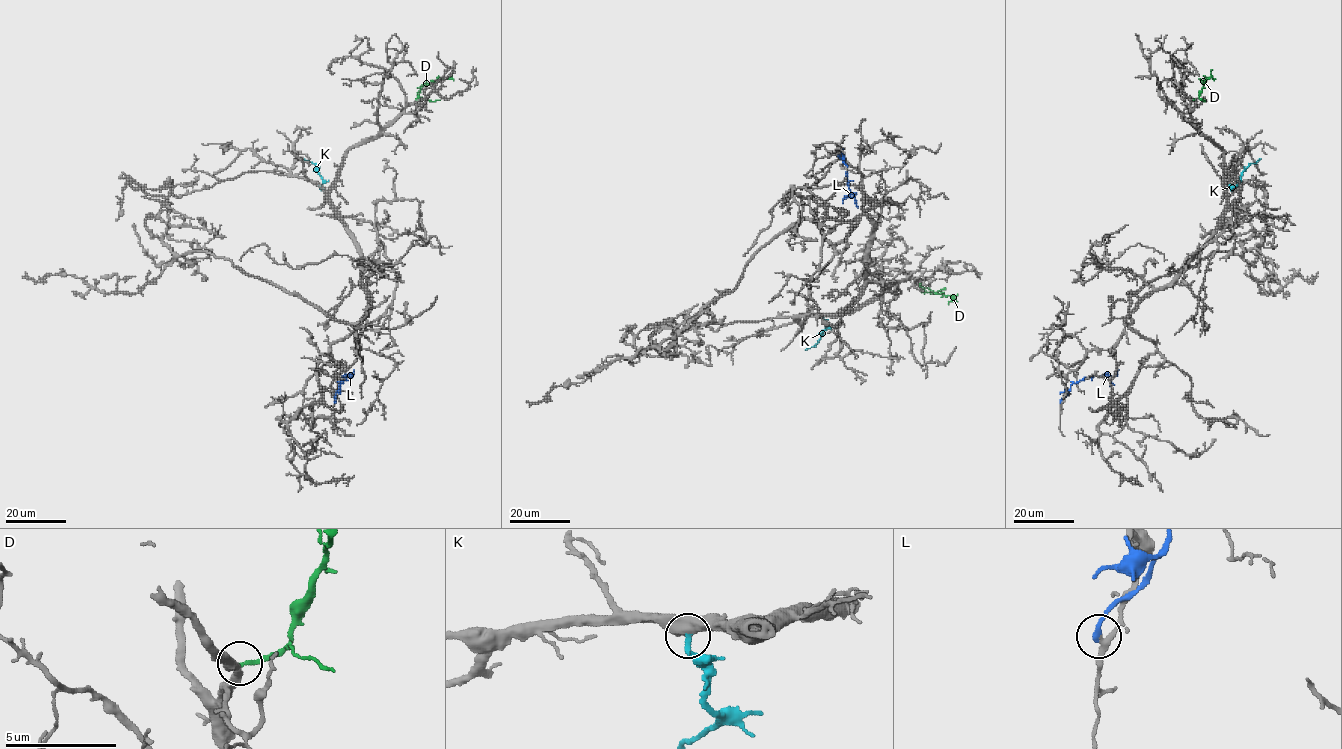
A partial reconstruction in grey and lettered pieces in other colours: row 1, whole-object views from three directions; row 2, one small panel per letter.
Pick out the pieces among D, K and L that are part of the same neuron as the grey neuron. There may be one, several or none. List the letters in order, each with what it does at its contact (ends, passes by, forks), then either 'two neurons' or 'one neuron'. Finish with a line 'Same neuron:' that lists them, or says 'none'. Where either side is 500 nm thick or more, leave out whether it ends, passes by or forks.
D: it ends there; two neurons
K: one neuron
L: it ends there; two neurons
Same neuron: K

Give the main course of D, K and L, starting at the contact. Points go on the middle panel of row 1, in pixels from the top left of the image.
D: (921, 280), (921, 286), (926, 292), (951, 295), (958, 302)
K: (823, 317), (826, 327), (814, 346), (805, 349)
L: (839, 150), (838, 156), (847, 167), (849, 191), (858, 207)

